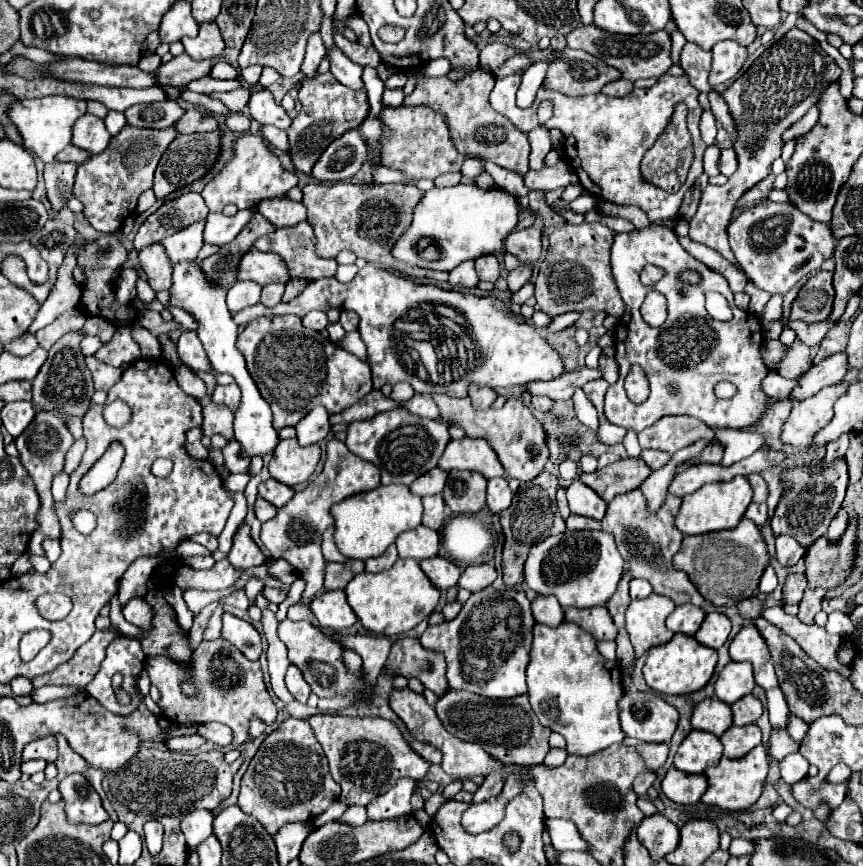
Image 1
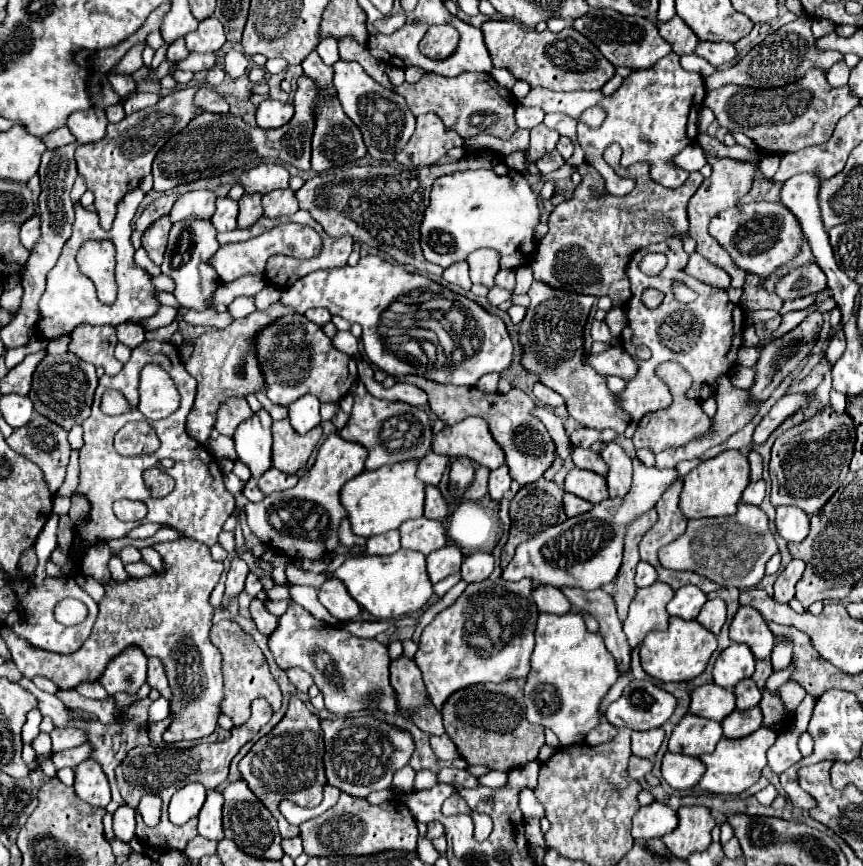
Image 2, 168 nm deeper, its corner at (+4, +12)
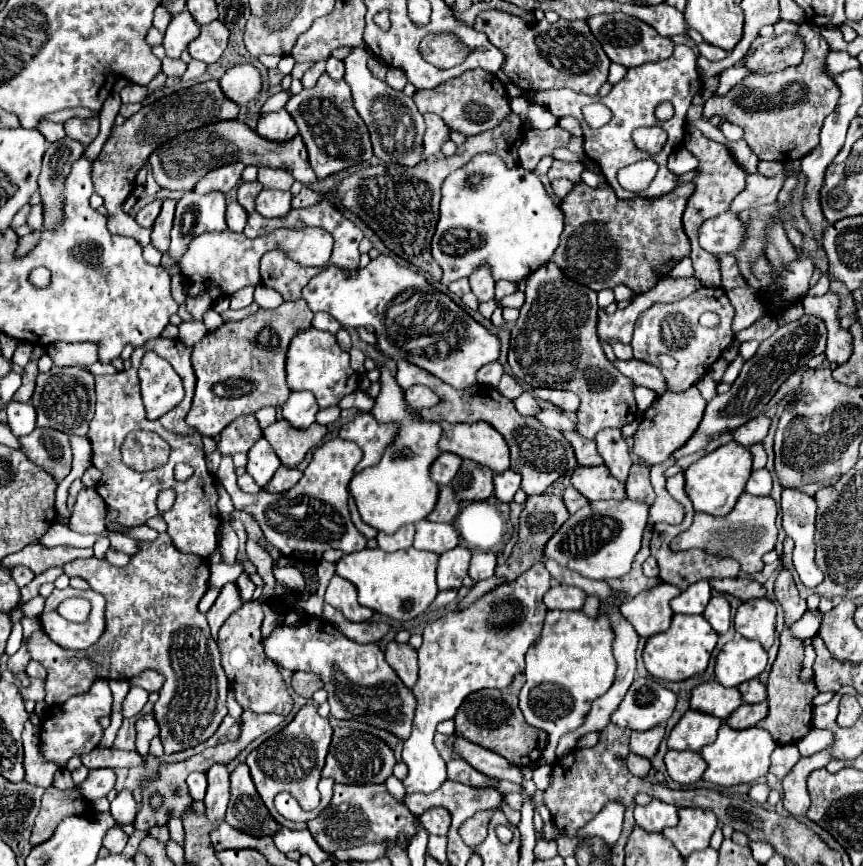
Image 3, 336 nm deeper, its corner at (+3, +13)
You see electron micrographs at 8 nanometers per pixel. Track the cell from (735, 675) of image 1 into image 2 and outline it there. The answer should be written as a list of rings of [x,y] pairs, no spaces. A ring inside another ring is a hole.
[[[731,643],[715,661],[713,681],[719,687],[733,689],[739,681],[751,677],[755,671],[755,657],[751,649],[741,643]]]

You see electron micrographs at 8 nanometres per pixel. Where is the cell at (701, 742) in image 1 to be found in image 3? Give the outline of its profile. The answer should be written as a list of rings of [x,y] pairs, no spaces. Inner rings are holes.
[[[688,710],[670,732],[668,748],[700,752],[704,746],[716,740],[720,726],[722,726],[722,720],[712,714],[700,714],[700,712]]]

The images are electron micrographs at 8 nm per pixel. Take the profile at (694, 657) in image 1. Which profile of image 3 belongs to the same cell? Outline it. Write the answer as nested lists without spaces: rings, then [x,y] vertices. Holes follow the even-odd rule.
[[[674,614],[672,624],[666,632],[654,634],[646,640],[644,646],[644,666],[646,670],[660,678],[660,680],[672,680],[680,682],[686,678],[692,678],[706,670],[710,654],[716,646],[718,634],[712,630],[712,626],[706,622],[704,616],[688,616],[688,614]]]

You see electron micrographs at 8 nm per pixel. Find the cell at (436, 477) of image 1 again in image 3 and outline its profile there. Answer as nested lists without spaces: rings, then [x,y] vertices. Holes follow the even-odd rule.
[[[442,452],[436,458],[436,462],[432,462],[430,476],[438,486],[450,484],[450,480],[456,476],[460,464],[462,464],[462,458],[458,458],[456,454],[450,454],[450,452]]]

